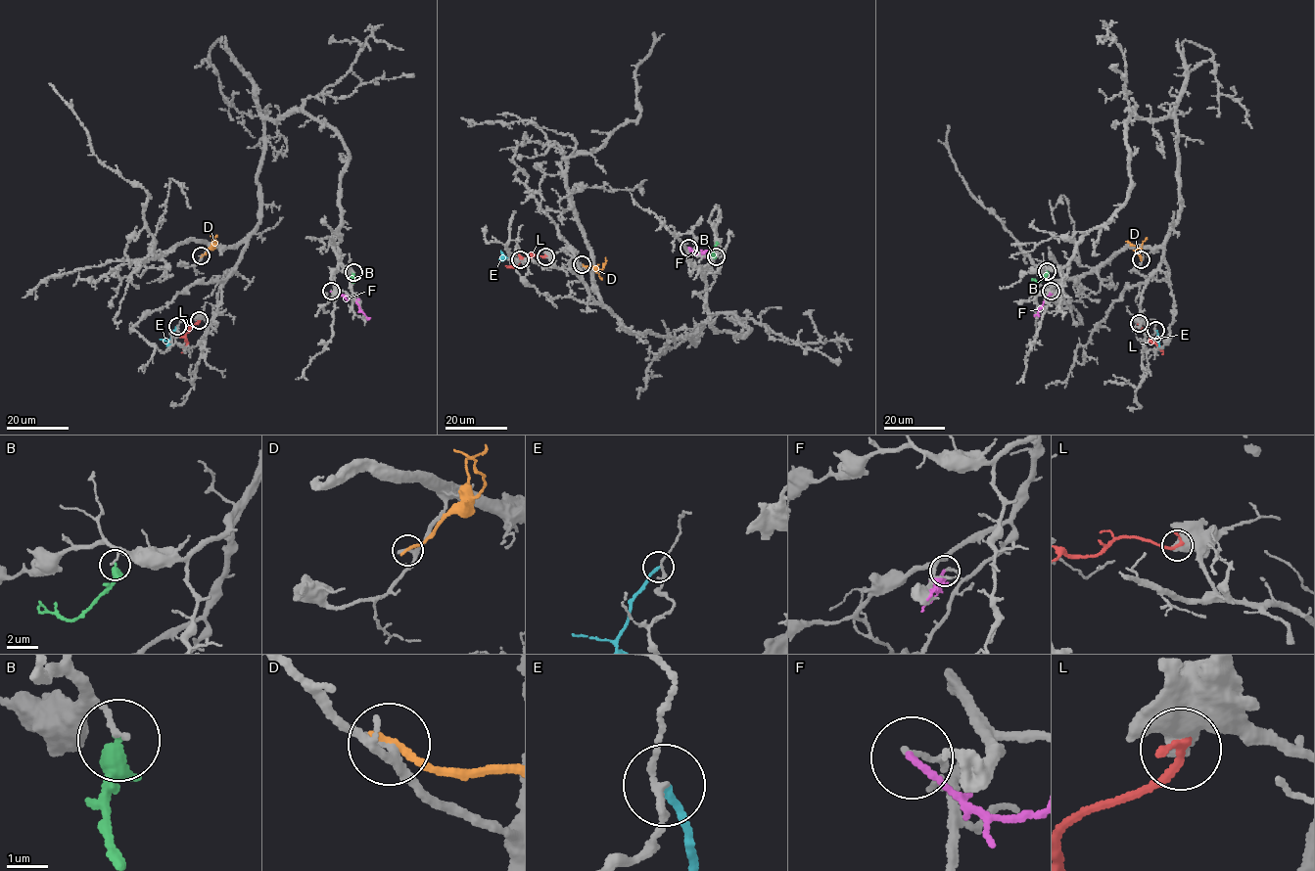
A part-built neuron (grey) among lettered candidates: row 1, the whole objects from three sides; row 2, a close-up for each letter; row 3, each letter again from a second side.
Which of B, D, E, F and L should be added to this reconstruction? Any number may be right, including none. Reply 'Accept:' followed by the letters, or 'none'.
Accept: none

